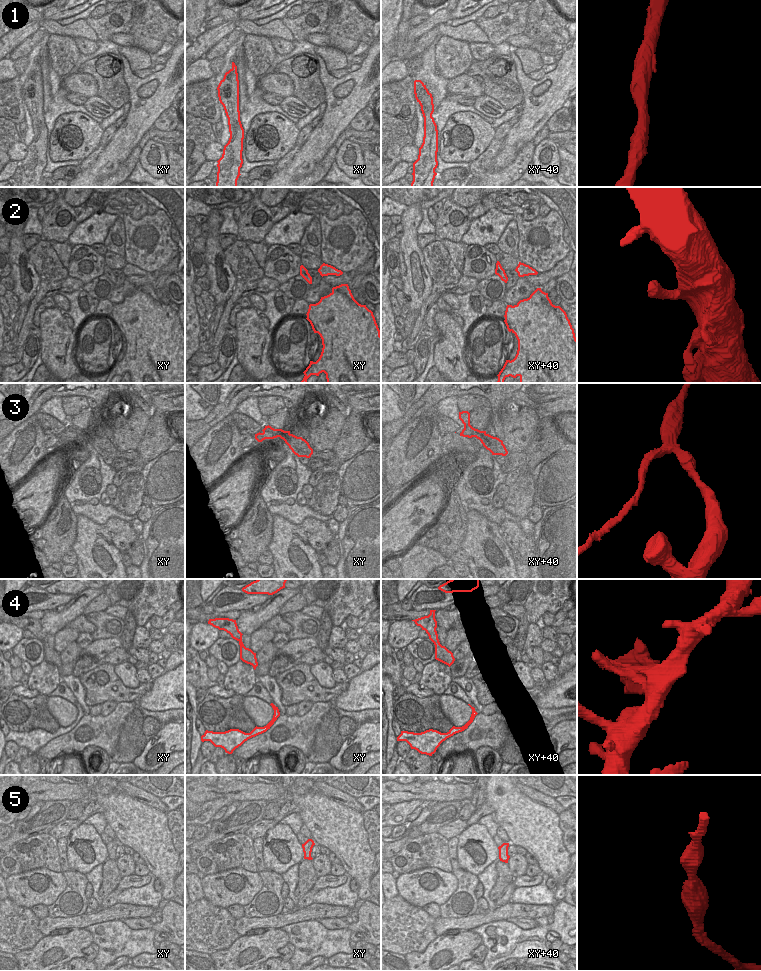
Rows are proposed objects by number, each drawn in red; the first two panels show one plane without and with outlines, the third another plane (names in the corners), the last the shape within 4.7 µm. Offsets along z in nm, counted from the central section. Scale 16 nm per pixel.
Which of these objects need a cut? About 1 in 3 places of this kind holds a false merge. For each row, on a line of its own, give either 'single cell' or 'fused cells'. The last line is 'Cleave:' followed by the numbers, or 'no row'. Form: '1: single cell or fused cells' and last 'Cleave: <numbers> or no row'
1: single cell
2: single cell
3: fused cells
4: fused cells
5: single cell
Cleave: 3, 4

